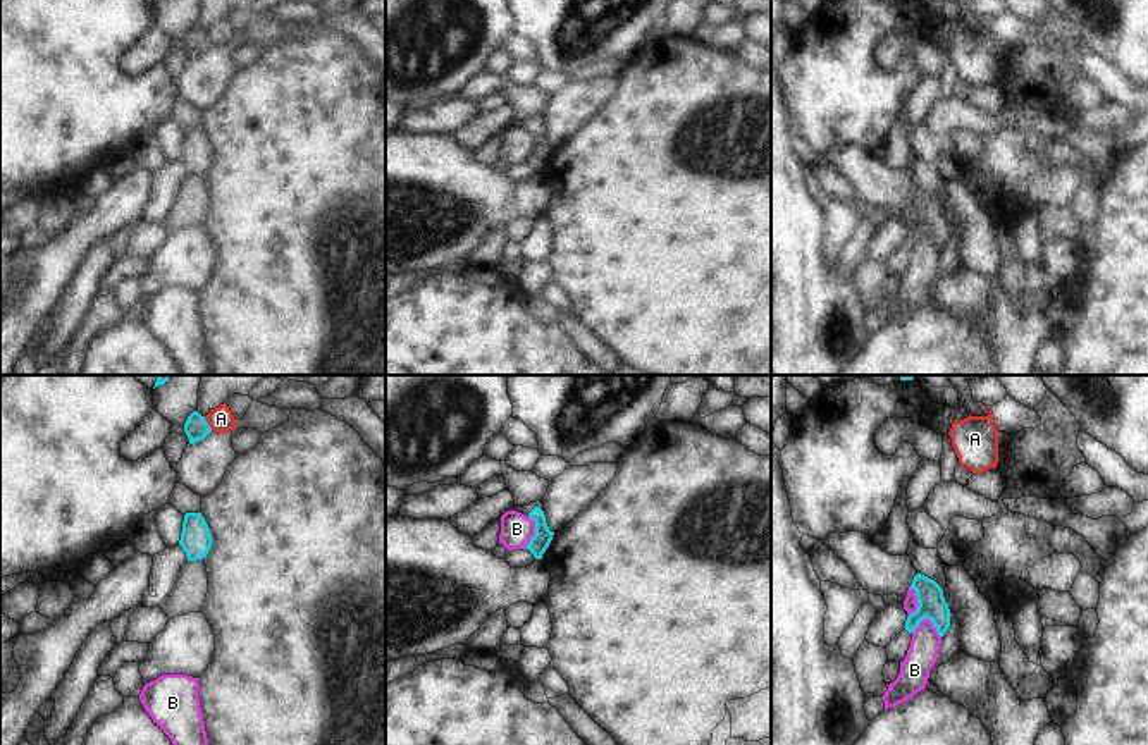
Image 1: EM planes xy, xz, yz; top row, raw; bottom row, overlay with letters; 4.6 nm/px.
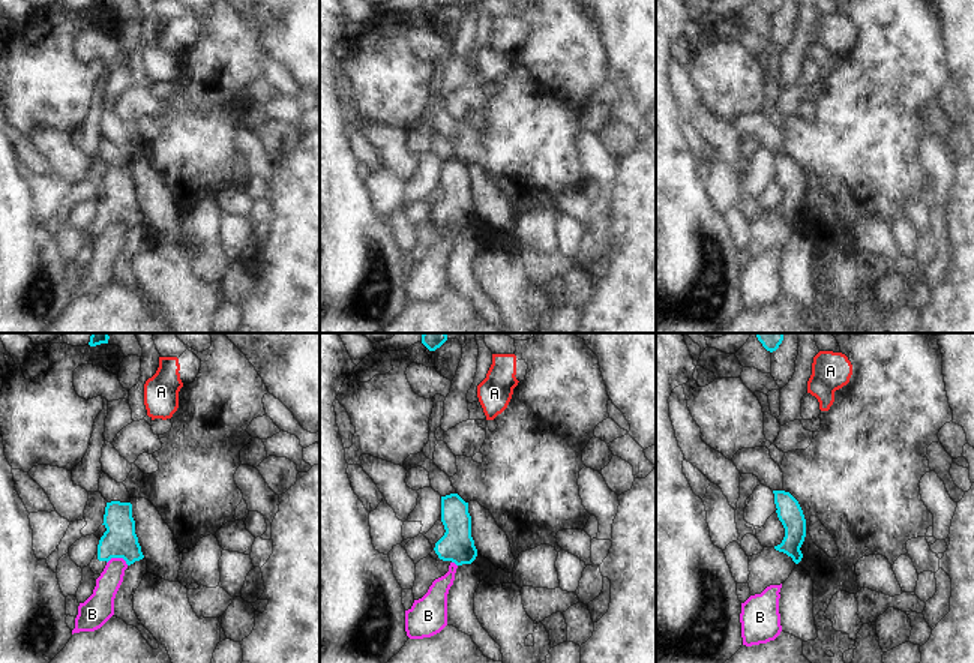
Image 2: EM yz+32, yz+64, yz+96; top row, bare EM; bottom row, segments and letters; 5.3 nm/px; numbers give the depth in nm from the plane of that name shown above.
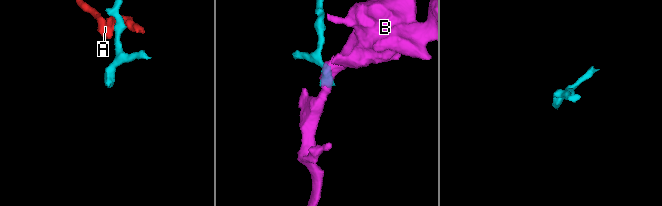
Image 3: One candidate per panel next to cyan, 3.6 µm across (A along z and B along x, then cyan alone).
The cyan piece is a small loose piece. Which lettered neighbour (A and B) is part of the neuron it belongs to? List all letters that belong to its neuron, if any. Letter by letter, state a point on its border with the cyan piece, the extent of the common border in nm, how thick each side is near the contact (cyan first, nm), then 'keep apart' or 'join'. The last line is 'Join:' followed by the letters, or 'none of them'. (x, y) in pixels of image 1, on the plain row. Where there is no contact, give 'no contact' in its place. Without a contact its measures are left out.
A: meets cyan in xy at (207, 38); contact 80 nm long; 110 nm thick on the cyan side, 120 nm on the other; keep apart
B: meets cyan in yz at (931, 236); contact 140 nm long; 130 nm thick on the cyan side, 140 nm on the other; keep apart
Join: none of them

